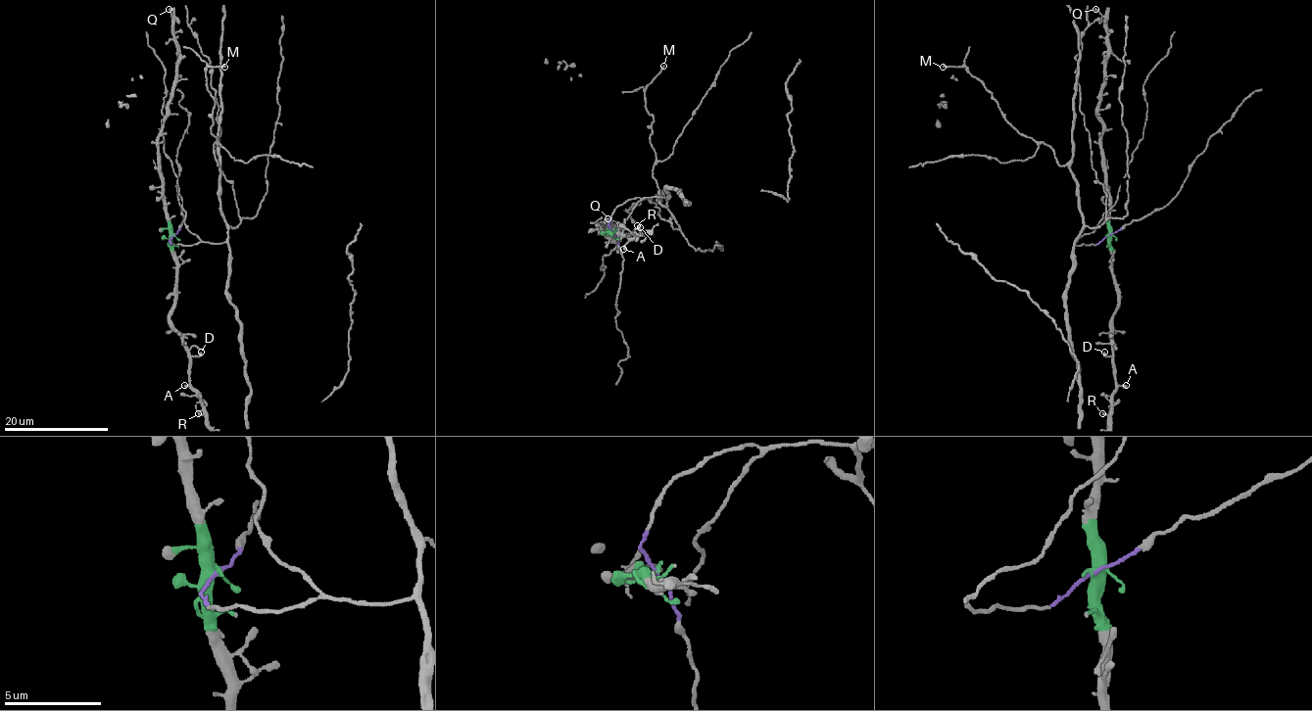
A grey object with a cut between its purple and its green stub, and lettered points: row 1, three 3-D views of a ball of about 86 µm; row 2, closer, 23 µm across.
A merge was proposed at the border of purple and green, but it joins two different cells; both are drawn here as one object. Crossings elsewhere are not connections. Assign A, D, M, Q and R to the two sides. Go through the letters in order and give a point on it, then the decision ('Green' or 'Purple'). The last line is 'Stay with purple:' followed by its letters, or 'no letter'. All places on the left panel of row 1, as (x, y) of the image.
A: Place: (184, 385). Green
D: Place: (201, 352). Green
M: Place: (224, 67). Purple
Q: Place: (169, 9). Green
R: Place: (198, 413). Green
Stay with purple: M

